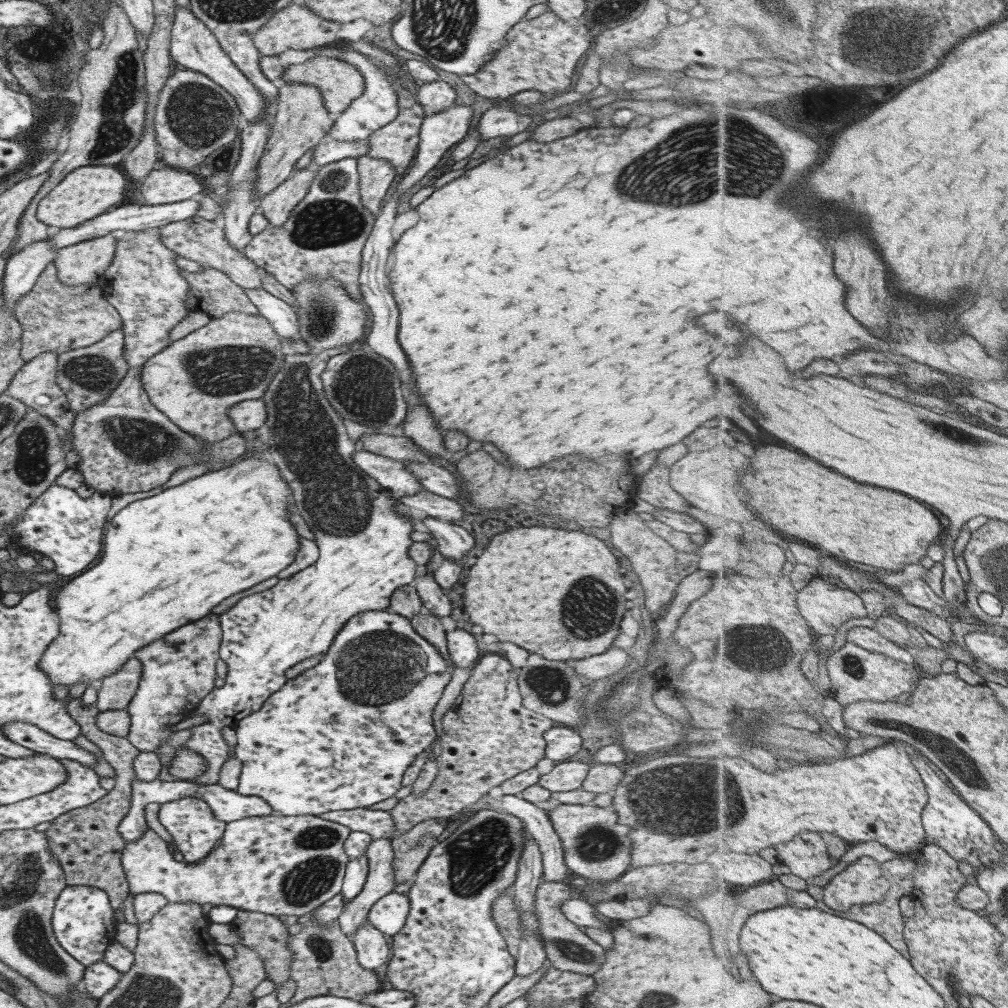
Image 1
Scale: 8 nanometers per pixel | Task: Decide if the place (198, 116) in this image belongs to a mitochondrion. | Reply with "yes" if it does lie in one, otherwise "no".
yes

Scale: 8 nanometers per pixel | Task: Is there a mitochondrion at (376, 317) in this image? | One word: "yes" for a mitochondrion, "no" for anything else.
no

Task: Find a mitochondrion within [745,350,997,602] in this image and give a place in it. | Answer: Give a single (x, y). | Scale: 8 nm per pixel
(944, 431)

